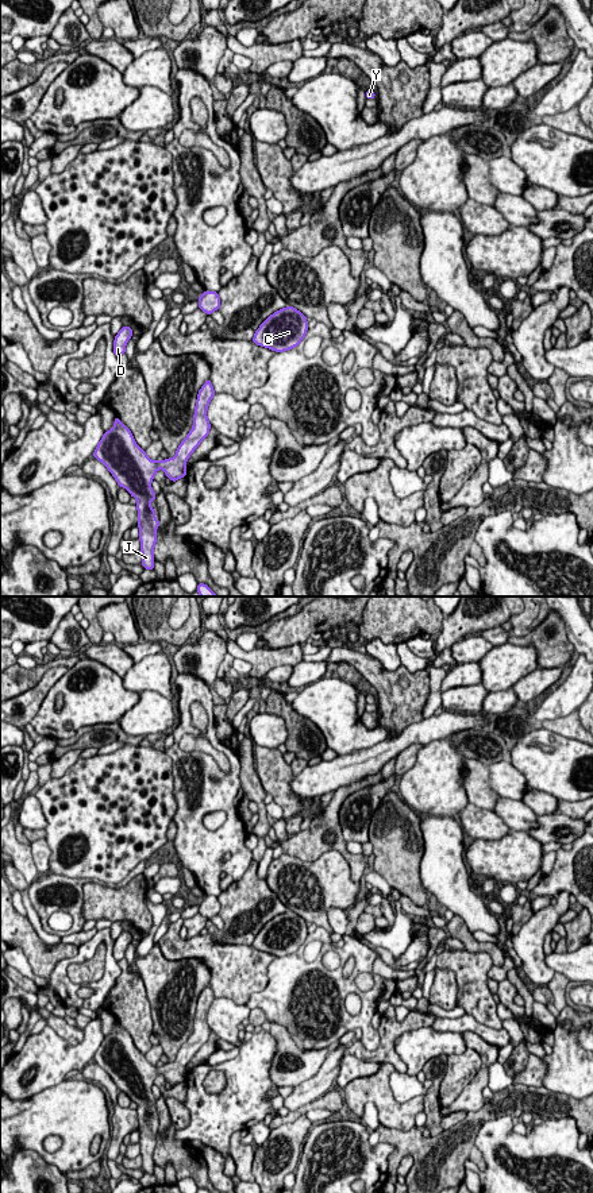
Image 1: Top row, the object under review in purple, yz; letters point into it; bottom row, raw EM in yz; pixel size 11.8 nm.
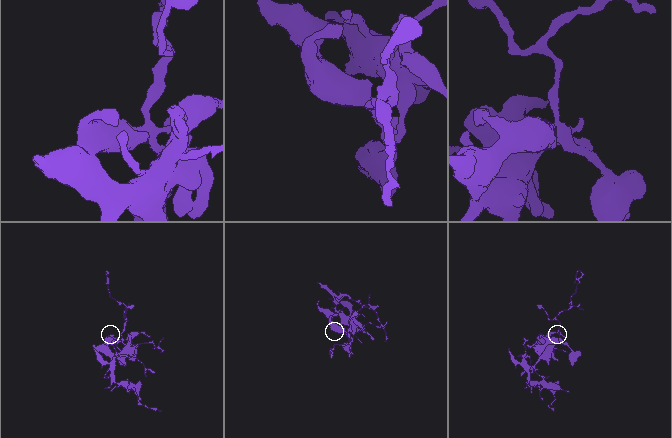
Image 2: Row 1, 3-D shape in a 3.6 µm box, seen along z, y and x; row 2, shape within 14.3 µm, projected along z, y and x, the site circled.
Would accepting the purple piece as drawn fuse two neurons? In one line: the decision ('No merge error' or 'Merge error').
No merge error

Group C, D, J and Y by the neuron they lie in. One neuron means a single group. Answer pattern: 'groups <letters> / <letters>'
groups C D J Y

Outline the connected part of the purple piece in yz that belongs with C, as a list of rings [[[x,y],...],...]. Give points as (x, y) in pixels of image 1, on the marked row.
[[[288,305],[270,314],[255,331],[251,341],[276,352],[284,352],[297,347],[307,331],[307,317]]]

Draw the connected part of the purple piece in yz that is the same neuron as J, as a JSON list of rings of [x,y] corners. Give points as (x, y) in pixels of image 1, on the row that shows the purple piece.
[[[207,379],[197,394],[193,426],[173,457],[151,460],[119,417],[115,417],[113,428],[104,432],[93,452],[93,457],[108,468],[119,487],[124,487],[136,499],[142,565],[146,570],[154,570],[154,545],[159,526],[155,509],[151,507],[151,501],[157,498],[151,482],[159,468],[172,482],[186,475],[186,460],[209,435],[207,409],[213,395],[213,386]]]

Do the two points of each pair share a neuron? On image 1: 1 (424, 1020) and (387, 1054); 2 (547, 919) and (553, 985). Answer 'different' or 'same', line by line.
1: same
2: different

